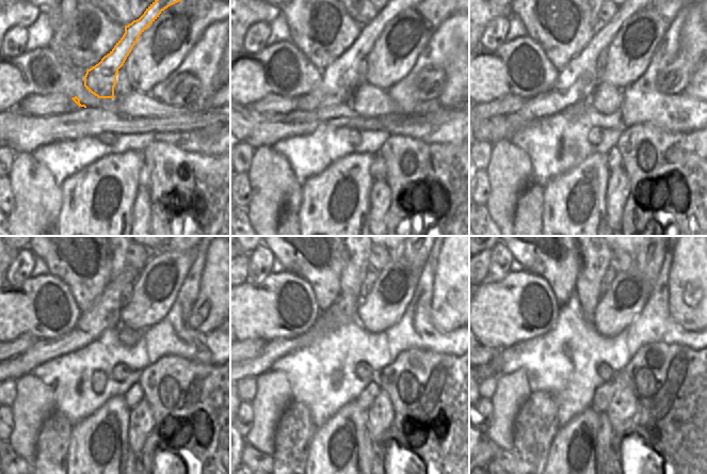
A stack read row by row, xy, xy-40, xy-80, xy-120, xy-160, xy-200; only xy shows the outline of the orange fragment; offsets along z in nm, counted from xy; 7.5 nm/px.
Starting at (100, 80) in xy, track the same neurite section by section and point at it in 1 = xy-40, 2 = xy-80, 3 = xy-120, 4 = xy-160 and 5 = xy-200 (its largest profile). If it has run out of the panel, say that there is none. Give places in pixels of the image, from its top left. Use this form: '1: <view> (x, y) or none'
1: xy-40 (338, 83)
2: xy-80 (577, 81)
3: xy-120 (105, 314)
4: xy-160 (343, 311)
5: xy-200 (491, 368)

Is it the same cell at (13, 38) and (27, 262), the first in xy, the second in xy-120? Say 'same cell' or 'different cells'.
same cell

